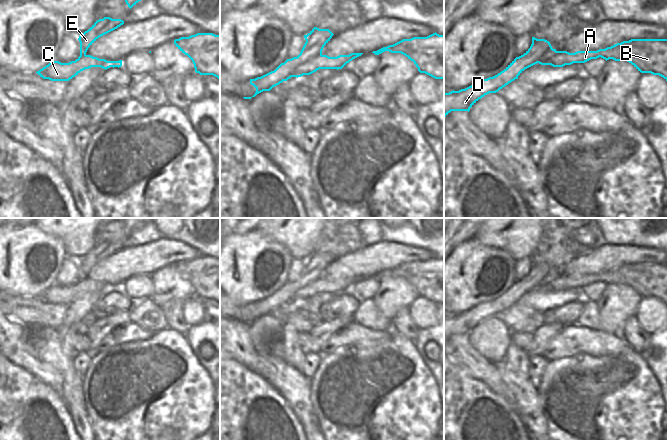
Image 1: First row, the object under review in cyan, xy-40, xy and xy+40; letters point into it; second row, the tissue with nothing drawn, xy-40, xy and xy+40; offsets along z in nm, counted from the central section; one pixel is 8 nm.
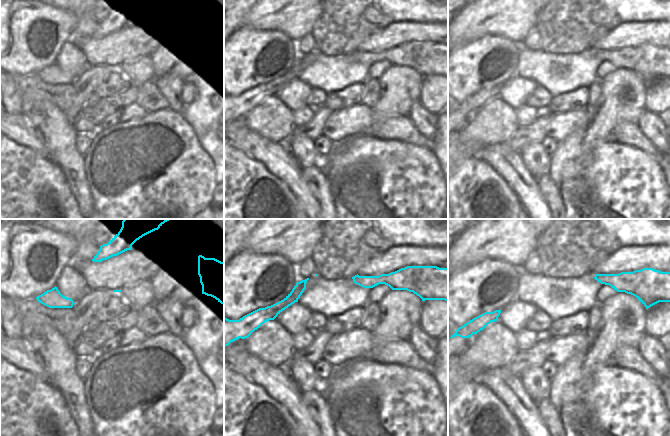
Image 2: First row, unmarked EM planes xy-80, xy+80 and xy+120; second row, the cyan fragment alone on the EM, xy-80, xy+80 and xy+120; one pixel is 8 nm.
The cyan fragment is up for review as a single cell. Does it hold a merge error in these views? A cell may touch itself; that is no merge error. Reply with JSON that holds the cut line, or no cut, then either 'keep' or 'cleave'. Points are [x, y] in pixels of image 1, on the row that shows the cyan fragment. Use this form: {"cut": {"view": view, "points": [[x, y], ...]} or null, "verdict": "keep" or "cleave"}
{"cut": {"view": "xy", "points": [[321, 54], [305, 61], [291, 76]]}, "verdict": "cleave"}

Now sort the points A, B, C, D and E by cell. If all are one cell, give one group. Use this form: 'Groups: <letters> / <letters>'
Groups: A B C / D E.

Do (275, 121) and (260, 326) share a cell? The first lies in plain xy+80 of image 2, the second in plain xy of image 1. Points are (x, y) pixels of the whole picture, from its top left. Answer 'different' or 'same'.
same

